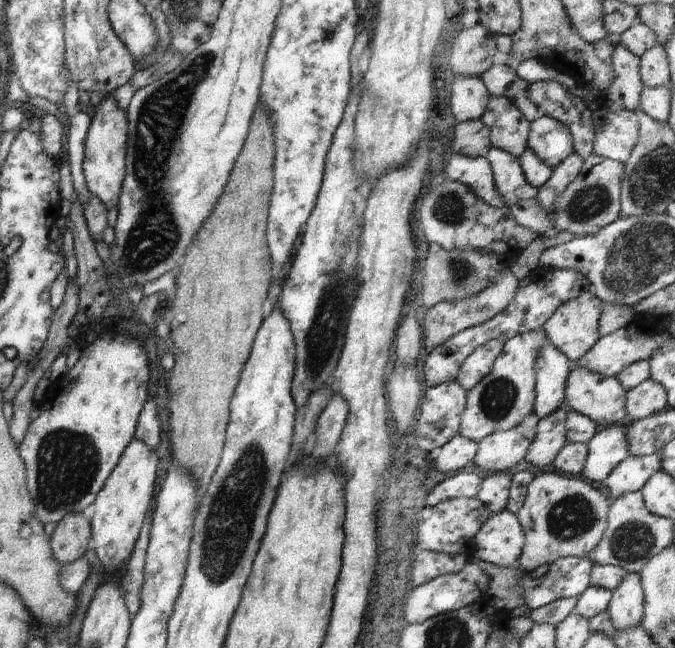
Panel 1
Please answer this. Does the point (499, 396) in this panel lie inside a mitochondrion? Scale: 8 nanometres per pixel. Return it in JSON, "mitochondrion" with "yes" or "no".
{"mitochondrion":"yes"}

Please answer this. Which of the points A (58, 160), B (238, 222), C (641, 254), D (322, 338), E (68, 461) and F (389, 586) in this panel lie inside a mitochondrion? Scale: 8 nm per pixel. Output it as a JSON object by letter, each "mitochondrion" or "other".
{"A":"other","B":"other","C":"mitochondrion","D":"mitochondrion","E":"mitochondrion","F":"other"}

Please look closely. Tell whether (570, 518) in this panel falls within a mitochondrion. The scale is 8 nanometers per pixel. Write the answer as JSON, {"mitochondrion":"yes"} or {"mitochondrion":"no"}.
{"mitochondrion":"yes"}

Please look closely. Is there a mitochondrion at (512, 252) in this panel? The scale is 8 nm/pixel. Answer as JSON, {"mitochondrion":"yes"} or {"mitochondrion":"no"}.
{"mitochondrion":"no"}

